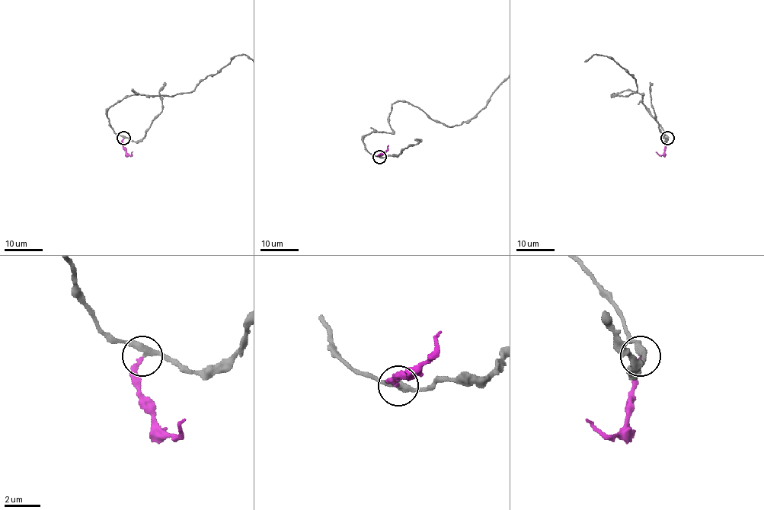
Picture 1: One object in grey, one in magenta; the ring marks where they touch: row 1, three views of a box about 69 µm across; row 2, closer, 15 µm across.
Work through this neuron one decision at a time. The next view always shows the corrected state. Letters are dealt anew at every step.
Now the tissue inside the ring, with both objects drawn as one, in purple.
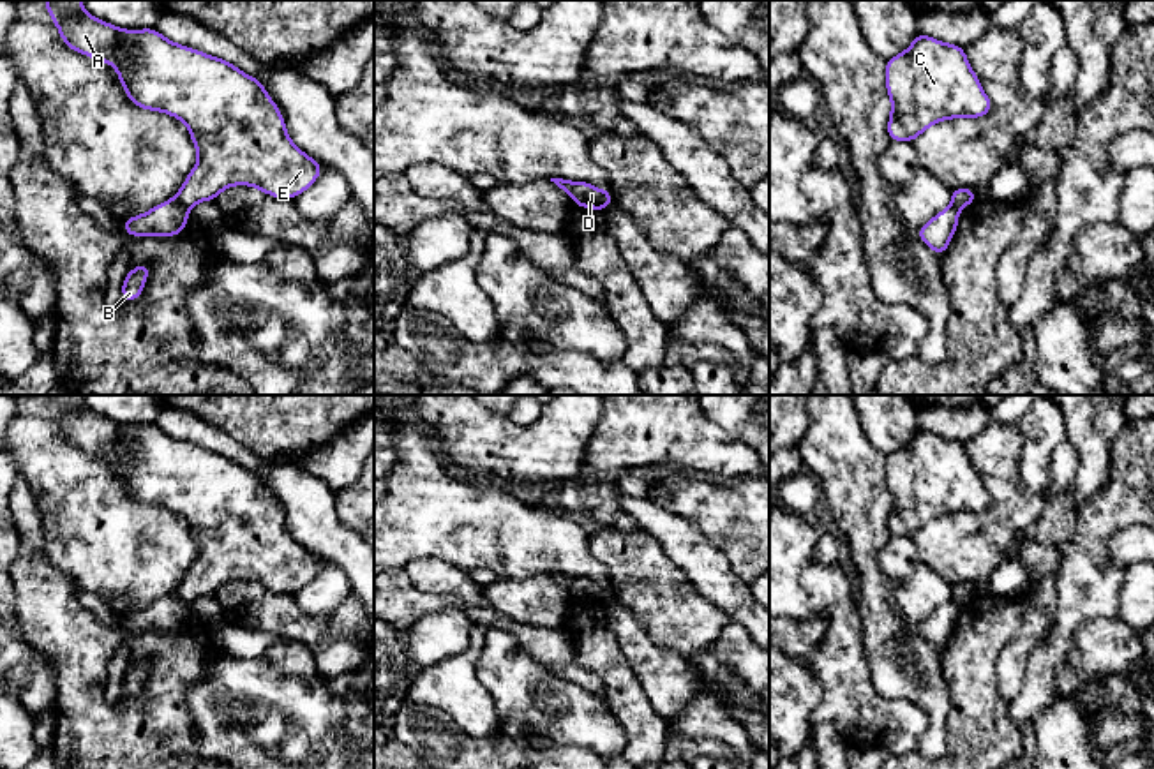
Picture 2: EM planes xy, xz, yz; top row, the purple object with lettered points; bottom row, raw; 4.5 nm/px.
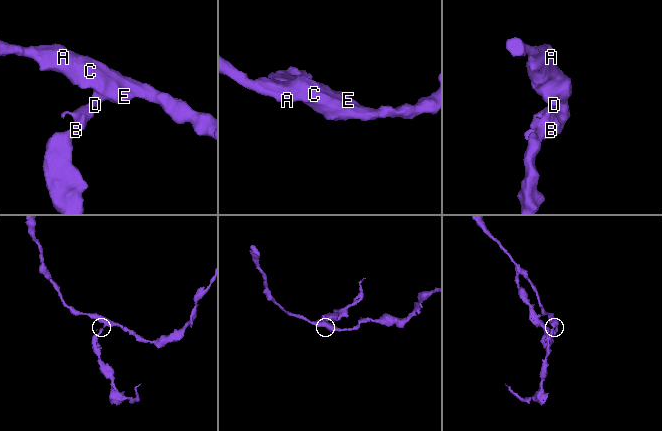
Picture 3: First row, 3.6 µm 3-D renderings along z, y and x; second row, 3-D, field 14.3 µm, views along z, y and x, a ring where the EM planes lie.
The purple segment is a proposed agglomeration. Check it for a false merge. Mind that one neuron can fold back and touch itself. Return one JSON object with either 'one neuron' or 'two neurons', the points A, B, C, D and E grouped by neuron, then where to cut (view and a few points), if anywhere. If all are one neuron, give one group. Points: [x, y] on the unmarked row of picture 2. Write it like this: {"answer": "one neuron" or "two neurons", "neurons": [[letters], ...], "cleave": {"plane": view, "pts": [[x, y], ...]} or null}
{"answer": "two neurons", "neurons": [["A", "C", "D", "E"], ["B"]], "cleave": {"plane": "xy", "pts": [[173, 593], [186, 605]]}}

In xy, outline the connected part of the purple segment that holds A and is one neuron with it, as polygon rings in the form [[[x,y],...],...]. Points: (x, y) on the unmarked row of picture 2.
[[[81,395],[44,397],[60,434],[78,448],[113,460],[132,499],[187,520],[198,557],[173,593],[182,603],[214,596],[231,580],[251,580],[268,591],[293,594],[318,575],[323,561],[289,534],[284,511],[259,474],[222,453],[168,436],[155,423],[122,425],[104,418],[86,409]]]

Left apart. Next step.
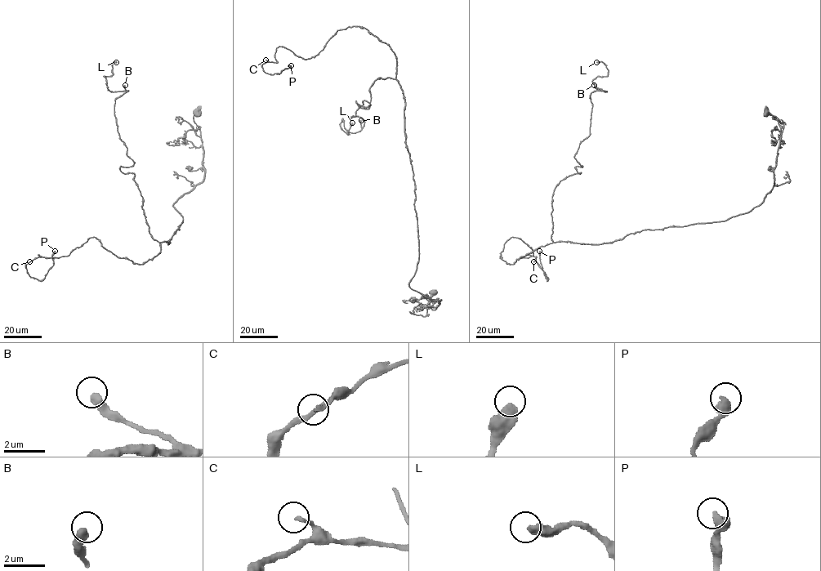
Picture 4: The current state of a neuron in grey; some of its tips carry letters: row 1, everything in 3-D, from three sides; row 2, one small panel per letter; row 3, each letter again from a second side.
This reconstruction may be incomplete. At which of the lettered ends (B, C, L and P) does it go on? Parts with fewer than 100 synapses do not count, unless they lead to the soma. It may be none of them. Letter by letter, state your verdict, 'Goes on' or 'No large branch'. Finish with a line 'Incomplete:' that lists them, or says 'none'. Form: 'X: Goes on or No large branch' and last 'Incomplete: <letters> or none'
B: No large branch
C: No large branch
L: No large branch
P: No large branch
Incomplete: none

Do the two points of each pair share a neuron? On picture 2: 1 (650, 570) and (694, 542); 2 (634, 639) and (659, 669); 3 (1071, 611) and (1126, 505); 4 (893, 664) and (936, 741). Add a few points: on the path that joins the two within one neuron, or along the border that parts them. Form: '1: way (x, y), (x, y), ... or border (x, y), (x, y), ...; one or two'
1: border (641, 528), (660, 545), (696, 589); two
2: way (637, 646), (651, 662); one
3: way (1087, 584), (1087, 549), (1100, 531); one
4: way (913, 683), (936, 706), (936, 722); one

